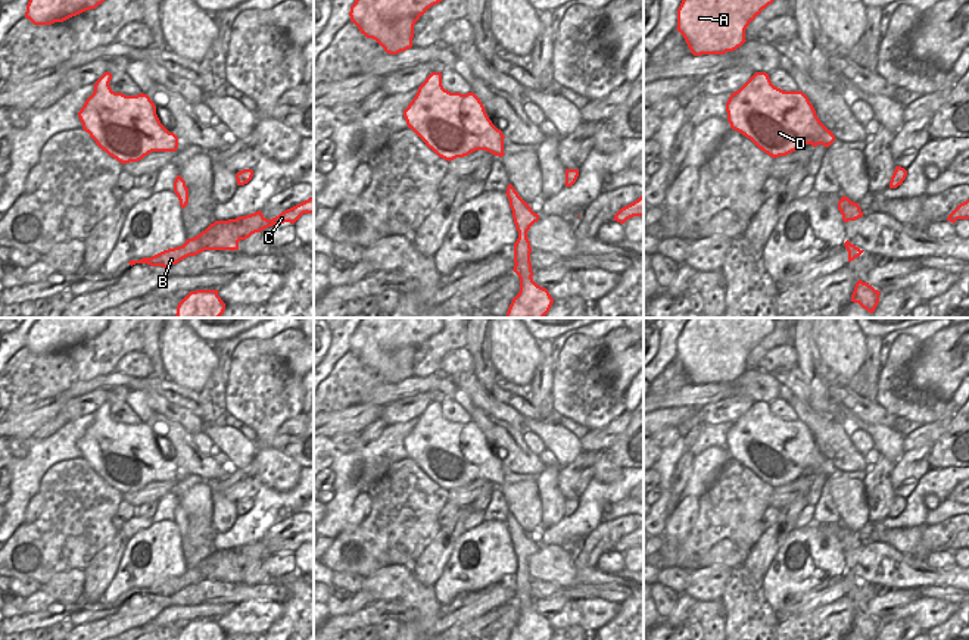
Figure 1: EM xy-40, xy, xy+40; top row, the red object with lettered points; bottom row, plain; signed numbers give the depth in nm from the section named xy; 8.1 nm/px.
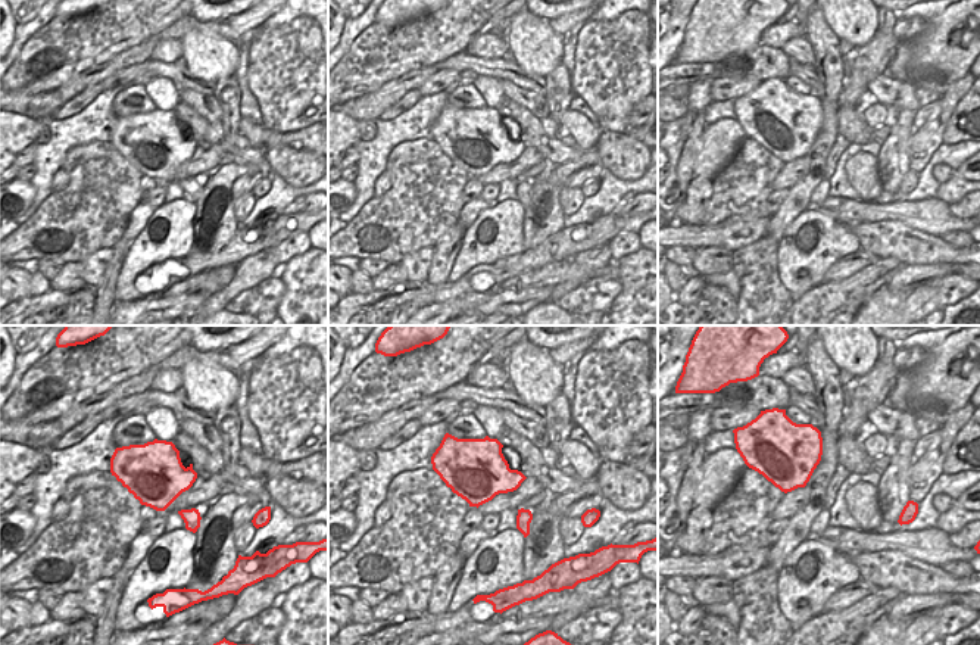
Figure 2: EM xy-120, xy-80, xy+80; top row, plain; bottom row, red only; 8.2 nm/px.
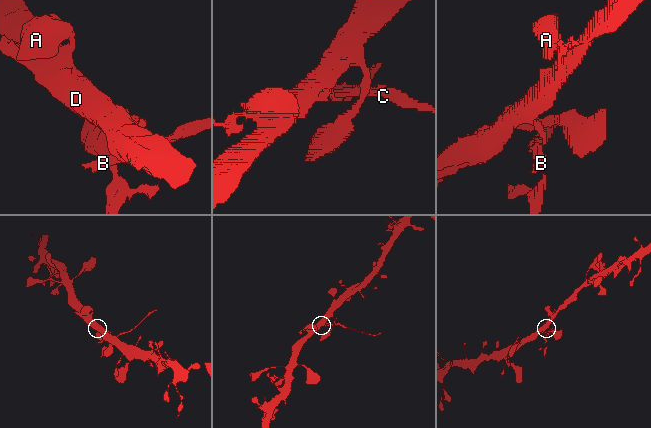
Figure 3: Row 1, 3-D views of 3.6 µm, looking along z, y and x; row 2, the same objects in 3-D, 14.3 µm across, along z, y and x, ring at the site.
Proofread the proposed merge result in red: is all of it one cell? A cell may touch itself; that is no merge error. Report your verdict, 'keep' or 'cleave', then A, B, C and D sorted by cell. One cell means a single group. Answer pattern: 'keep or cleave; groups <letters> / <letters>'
cleave; groups A D / B C

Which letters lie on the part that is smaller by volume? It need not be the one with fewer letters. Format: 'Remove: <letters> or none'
Remove: B, C

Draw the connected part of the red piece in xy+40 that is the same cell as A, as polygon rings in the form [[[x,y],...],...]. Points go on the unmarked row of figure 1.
[[[691,318],[677,338],[676,359],[694,385],[725,384],[747,371],[747,356],[773,330],[772,318]]]

